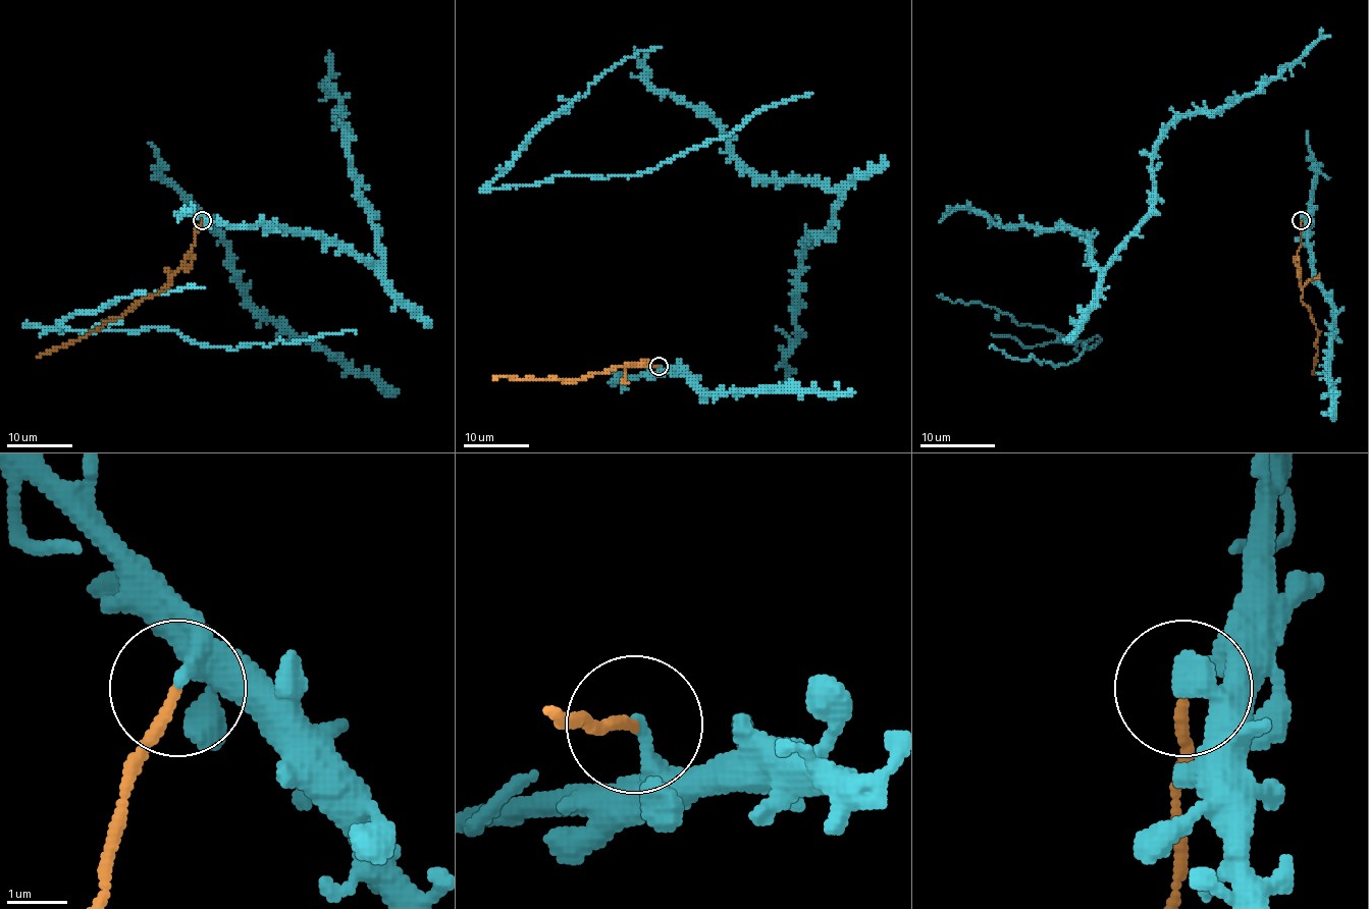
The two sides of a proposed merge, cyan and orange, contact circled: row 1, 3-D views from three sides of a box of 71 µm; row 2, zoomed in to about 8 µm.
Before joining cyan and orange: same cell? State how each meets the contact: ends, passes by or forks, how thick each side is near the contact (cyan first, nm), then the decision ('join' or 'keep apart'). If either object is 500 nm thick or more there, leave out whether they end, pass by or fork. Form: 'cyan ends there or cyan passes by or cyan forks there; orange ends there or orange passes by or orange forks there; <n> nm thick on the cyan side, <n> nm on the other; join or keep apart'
cyan ends there; orange ends there; 280 nm thick on the cyan side, 170 nm on the other; keep apart

